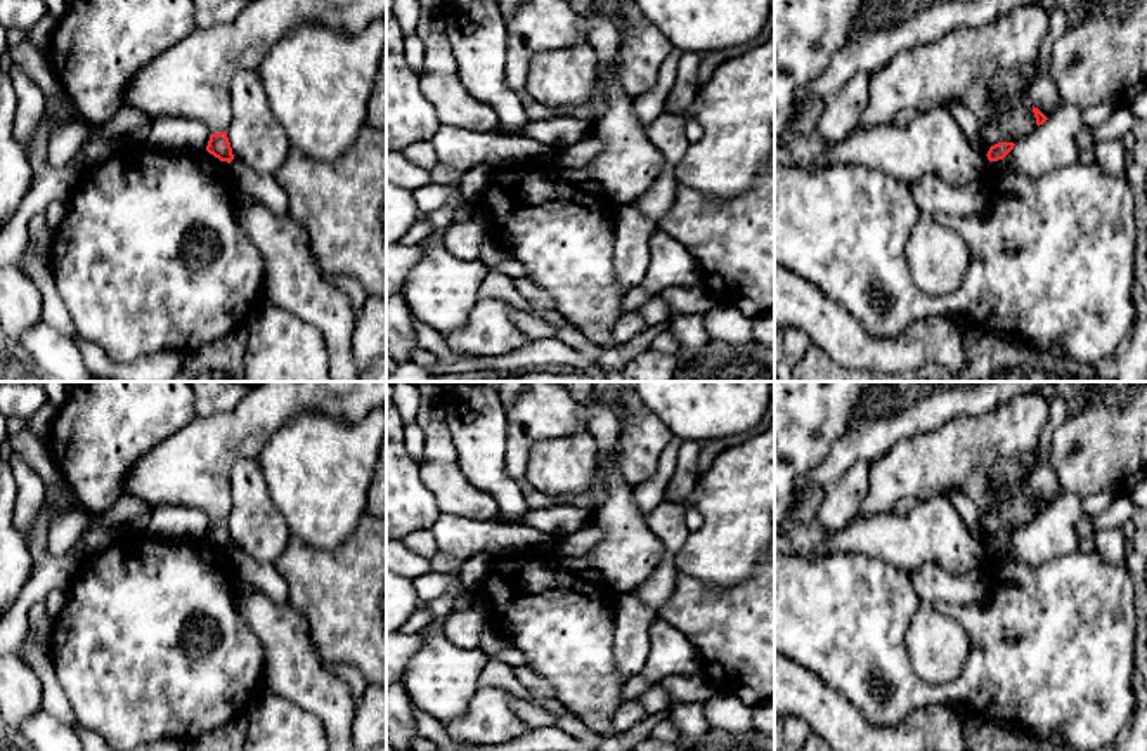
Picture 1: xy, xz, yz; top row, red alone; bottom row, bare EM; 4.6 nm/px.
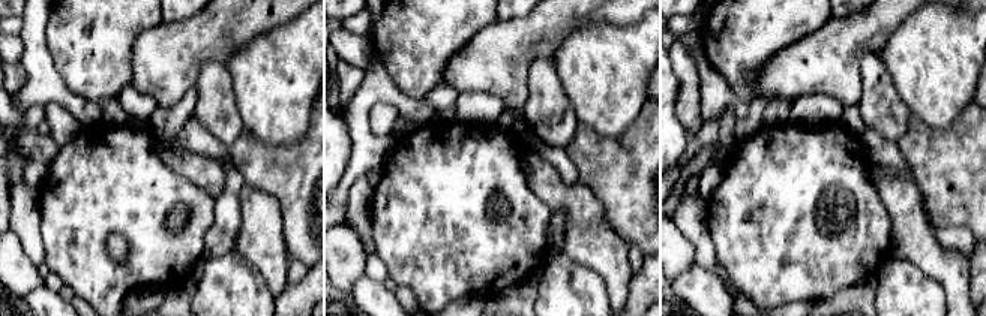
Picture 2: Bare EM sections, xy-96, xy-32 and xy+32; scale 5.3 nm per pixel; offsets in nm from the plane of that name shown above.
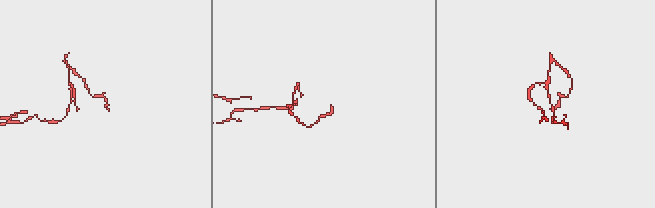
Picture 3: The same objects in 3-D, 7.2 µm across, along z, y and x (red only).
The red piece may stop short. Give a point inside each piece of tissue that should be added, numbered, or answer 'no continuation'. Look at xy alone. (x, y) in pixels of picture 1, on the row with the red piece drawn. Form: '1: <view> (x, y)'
no continuation

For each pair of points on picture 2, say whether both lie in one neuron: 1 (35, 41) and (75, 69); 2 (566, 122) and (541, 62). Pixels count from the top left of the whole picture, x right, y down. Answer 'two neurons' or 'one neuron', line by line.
1: two neurons
2: one neuron

